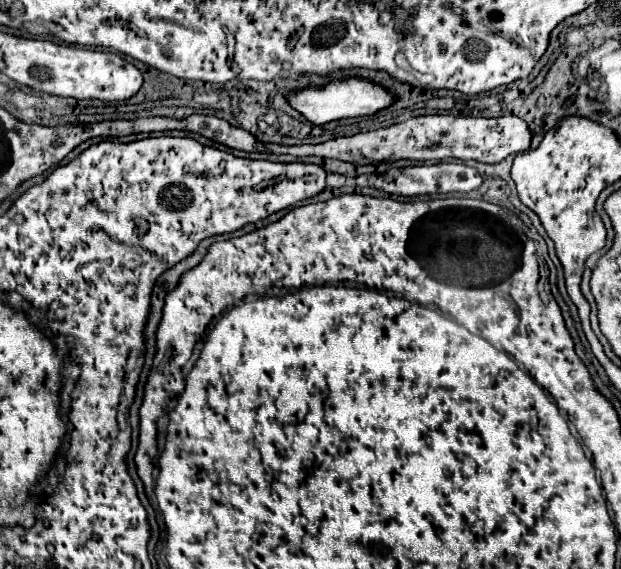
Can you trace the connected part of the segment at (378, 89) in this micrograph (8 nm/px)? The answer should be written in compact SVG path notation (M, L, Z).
M350 78L350 80L342 80L342 82L330 82L330 84L322 86L322 88L304 88L304 90L292 92L292 94L288 94L288 102L306 120L320 126L320 124L340 120L340 118L374 114L374 112L378 112L382 108L388 108L394 102L394 96L388 90L384 90L382 86L378 86L378 84L372 84L372 82L360 80L360 78Z

